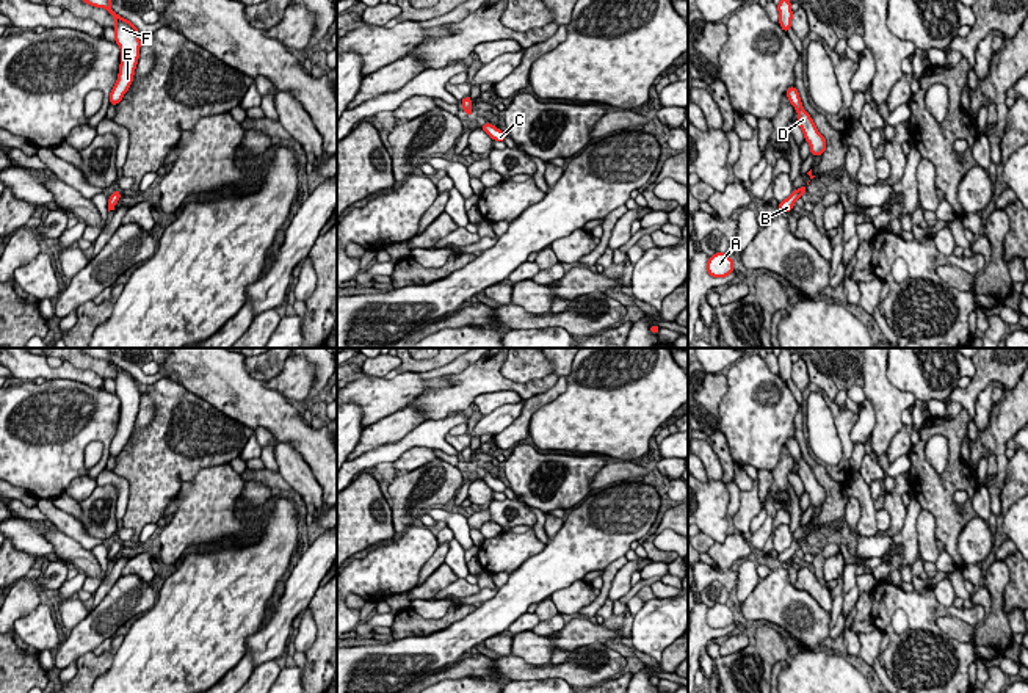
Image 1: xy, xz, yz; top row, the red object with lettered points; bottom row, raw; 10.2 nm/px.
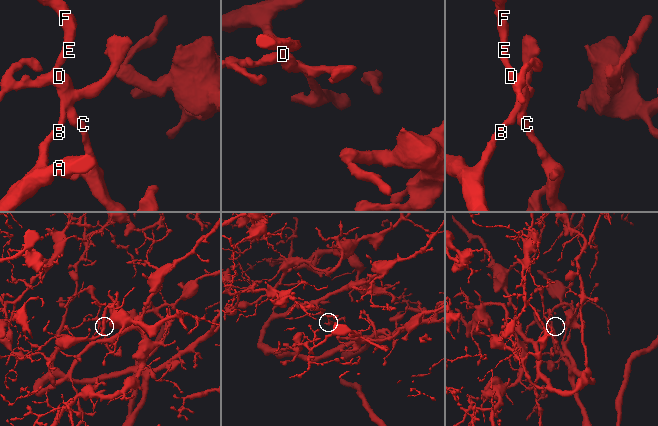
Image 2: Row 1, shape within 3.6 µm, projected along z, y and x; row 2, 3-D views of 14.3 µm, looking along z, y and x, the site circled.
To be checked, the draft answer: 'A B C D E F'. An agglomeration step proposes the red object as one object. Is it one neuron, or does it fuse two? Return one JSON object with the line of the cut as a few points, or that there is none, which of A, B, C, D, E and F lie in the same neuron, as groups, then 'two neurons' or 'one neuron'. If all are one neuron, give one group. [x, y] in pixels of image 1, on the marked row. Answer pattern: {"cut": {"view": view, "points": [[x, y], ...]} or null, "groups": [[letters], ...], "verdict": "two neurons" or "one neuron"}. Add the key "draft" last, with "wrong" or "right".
{"cut": null, "groups": [["A", "B", "C", "D", "E", "F"]], "verdict": "one neuron", "draft": "right"}

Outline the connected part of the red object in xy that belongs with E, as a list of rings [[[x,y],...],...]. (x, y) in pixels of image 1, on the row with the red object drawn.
[[[83,0],[83,2],[96,8],[105,8],[116,22],[114,41],[121,49],[121,64],[118,80],[110,93],[110,105],[118,105],[133,82],[141,47],[141,41],[138,36],[139,31],[130,20],[121,17],[111,9],[113,3],[111,0]]]

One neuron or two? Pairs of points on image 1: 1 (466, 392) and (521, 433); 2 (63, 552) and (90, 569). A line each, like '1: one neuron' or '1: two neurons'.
1: two neurons
2: one neuron

